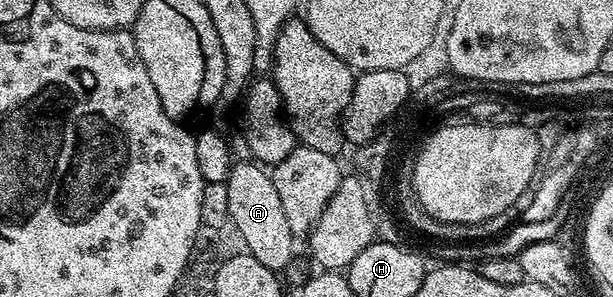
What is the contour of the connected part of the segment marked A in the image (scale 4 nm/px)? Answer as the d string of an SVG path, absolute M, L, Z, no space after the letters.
M237 160L225 182L229 196L230 223L242 237L245 250L252 257L277 273L283 272L292 261L296 238L290 231L286 211L282 208L271 174L257 162Z

